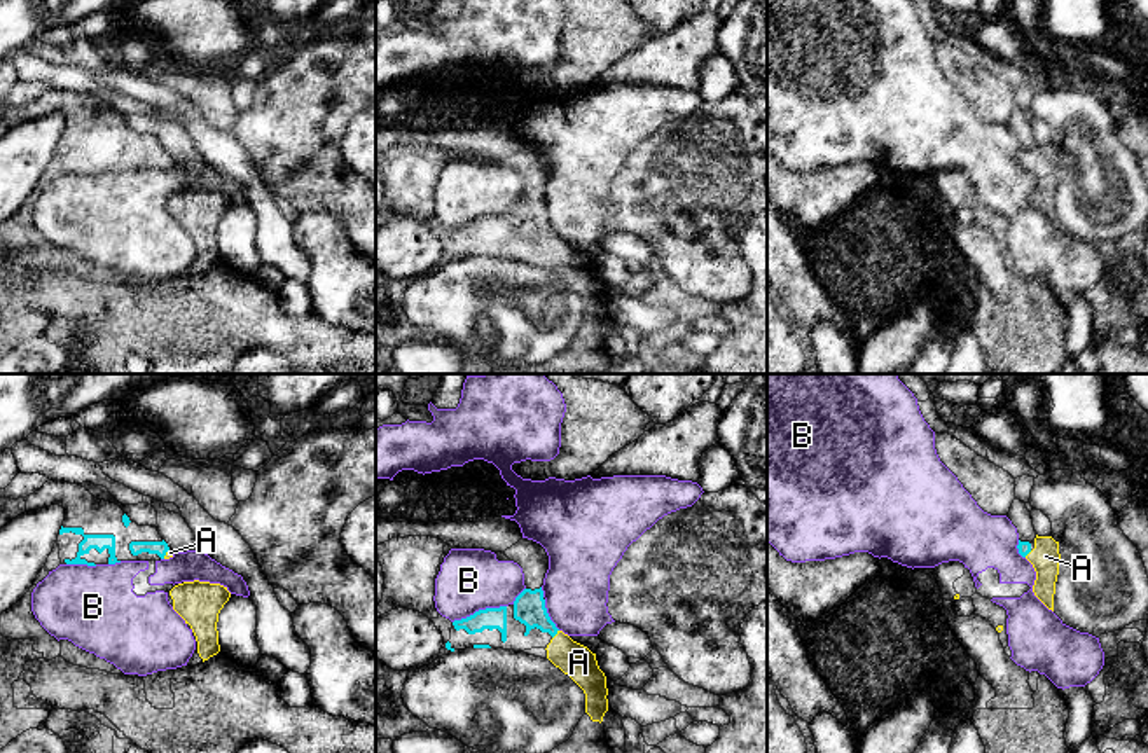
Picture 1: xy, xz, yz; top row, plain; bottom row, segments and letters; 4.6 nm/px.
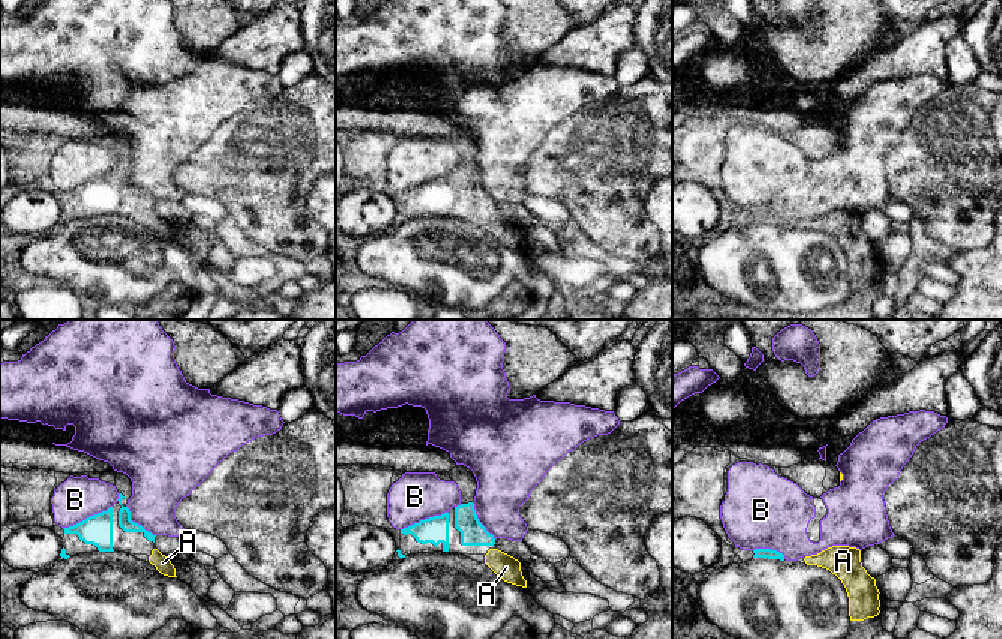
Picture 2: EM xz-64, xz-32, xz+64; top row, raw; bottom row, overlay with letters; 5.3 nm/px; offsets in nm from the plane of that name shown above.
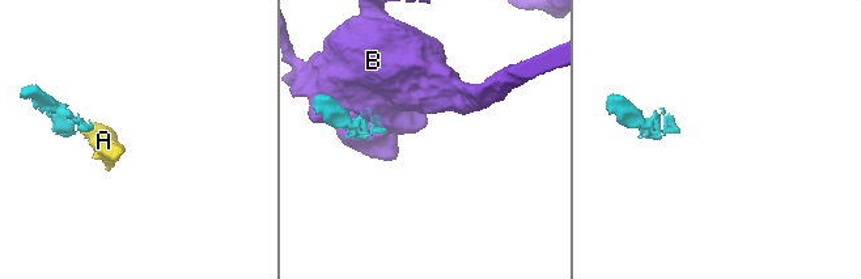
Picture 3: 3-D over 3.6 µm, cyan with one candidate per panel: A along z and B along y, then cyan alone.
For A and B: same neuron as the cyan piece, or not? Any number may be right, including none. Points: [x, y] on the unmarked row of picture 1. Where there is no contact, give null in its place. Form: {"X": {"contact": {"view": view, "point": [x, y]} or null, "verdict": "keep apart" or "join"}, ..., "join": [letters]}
{"A": {"contact": {"view": "xz", "point": [556, 241]}, "verdict": "join"}, "B": {"contact": {"view": "xz", "point": [479, 219]}, "verdict": "keep apart"}, "join": ["A"]}

